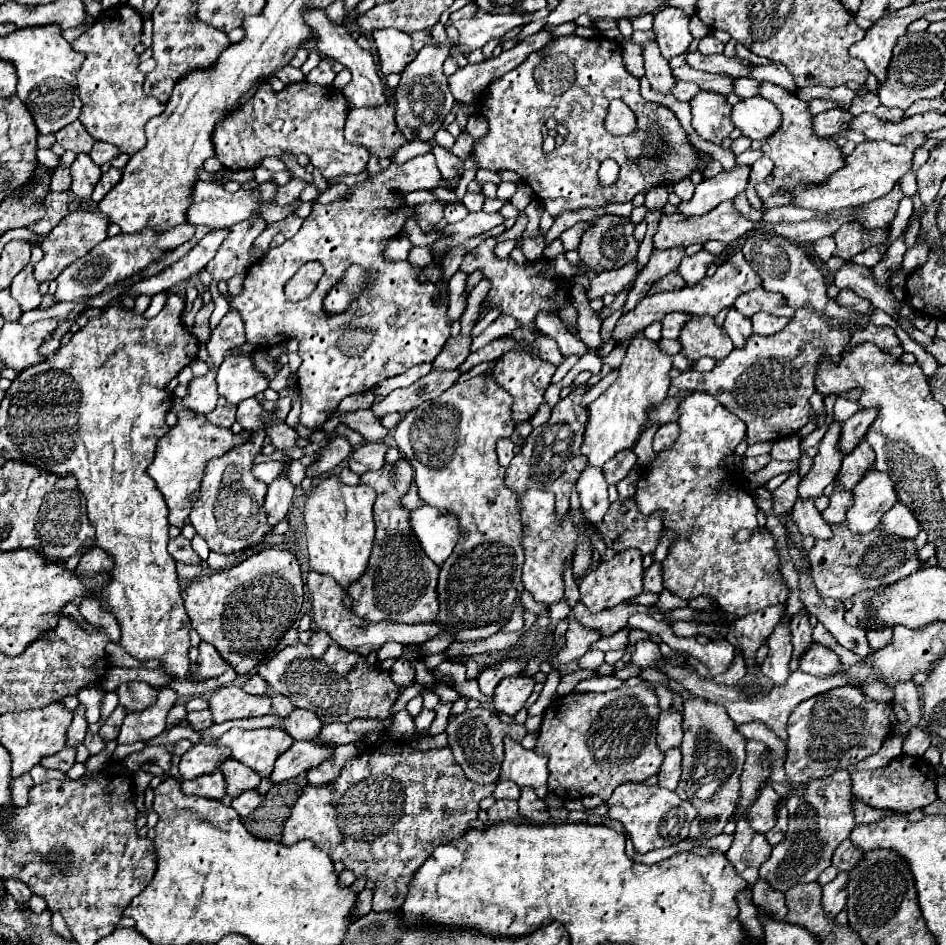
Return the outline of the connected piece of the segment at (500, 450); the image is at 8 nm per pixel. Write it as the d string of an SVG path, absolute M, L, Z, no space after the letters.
M500 438L496 444L496 454L498 454L498 462L500 466L508 466L510 460L514 458L514 442L510 438Z

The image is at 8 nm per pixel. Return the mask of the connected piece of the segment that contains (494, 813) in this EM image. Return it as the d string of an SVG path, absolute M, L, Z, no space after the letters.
M496 800L488 810L488 822L518 820L518 802L516 800Z

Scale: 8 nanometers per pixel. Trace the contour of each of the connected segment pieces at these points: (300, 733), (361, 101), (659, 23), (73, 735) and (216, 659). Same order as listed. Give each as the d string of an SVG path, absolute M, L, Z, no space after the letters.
M296 708L284 718L280 728L284 728L284 732L288 732L294 740L312 740L320 732L320 726L322 722L316 718L316 714Z
M308 10L308 14L304 14L304 22L308 22L308 26L312 28L312 34L316 36L316 50L320 52L320 56L336 60L336 62L344 64L352 72L350 84L344 86L344 90L342 90L342 94L346 96L350 108L368 108L368 106L384 104L386 102L386 90L384 90L382 78L376 72L372 54L362 50L342 24L330 22L330 18L328 18L328 14L324 10Z
M664 8L654 18L654 34L664 58L684 54L694 40L690 34L690 18L680 8Z
M80 706L78 710L76 710L76 714L74 714L74 722L70 724L70 728L68 728L68 740L66 740L66 746L76 746L76 744L80 744L82 740L84 740L84 736L86 736L86 730L88 730L88 722L86 722L86 718L84 718L84 706Z
M200 642L198 646L200 654L198 654L198 660L196 660L196 670L190 670L188 678L190 680L208 680L208 678L216 678L220 676L228 664L220 658L220 654L214 650L212 644L208 642Z

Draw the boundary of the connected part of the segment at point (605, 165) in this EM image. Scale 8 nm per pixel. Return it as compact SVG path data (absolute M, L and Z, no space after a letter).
M607 158L602 162L598 170L598 177L600 180L601 186L608 186L613 184L618 177L620 167L614 160Z

